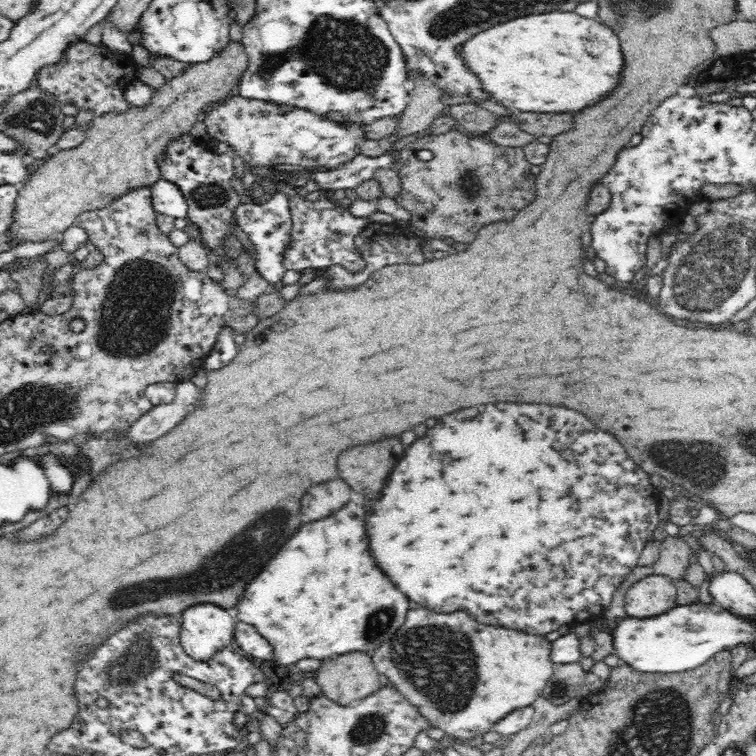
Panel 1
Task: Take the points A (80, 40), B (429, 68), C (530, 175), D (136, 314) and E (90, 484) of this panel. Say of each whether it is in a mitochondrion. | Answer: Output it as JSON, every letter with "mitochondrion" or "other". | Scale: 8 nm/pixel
{"A":"other","B":"other","C":"other","D":"mitochondrion","E":"other"}

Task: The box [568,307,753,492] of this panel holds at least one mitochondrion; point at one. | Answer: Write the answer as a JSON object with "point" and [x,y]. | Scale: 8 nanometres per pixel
{"point":[701,461]}

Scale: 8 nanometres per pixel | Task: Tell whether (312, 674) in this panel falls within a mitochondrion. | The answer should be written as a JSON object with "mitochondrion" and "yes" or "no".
{"mitochondrion":"no"}

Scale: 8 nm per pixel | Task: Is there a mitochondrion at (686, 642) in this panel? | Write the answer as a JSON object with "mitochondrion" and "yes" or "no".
{"mitochondrion":"no"}

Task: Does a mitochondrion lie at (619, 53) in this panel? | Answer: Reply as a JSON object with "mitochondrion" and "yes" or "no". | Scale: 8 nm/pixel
{"mitochondrion":"no"}

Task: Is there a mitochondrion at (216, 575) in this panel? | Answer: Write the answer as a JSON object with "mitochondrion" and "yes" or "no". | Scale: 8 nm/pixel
{"mitochondrion":"yes"}

